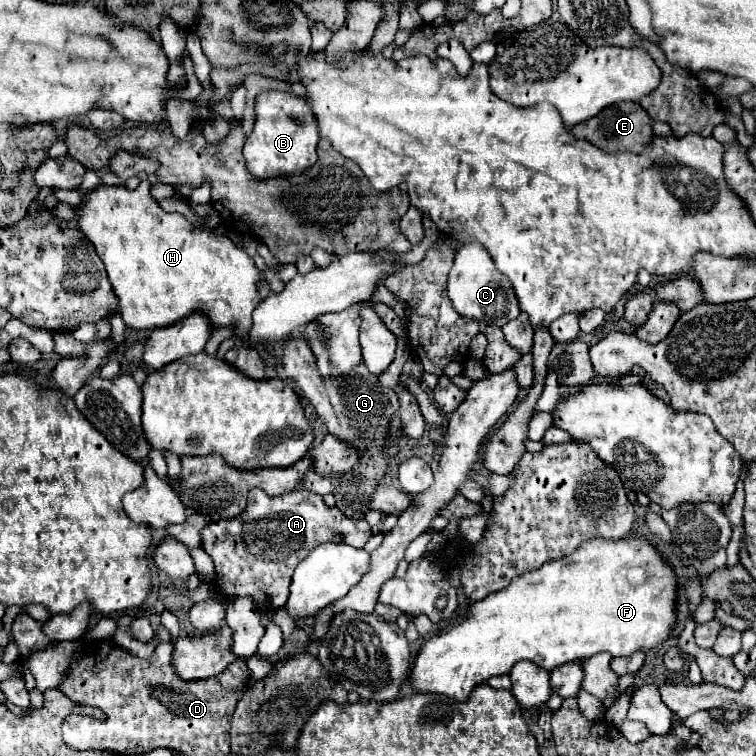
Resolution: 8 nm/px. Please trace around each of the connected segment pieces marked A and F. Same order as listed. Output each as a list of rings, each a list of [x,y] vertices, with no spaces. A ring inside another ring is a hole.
[[[252,490],[248,494],[248,506],[238,518],[222,518],[218,522],[208,524],[202,530],[202,548],[212,556],[216,564],[216,580],[214,588],[226,596],[226,598],[236,598],[236,596],[252,596],[256,606],[260,610],[274,610],[284,606],[288,600],[288,586],[292,572],[296,564],[306,558],[306,552],[312,550],[314,546],[322,542],[344,542],[354,548],[364,548],[368,538],[372,536],[370,524],[366,518],[346,518],[340,510],[326,508],[322,502],[322,496],[308,492],[308,490],[296,490],[290,494],[282,494],[278,498],[270,498],[262,490]]]
[[[590,540],[584,542],[574,554],[560,560],[550,560],[538,570],[514,578],[508,588],[488,594],[486,600],[470,604],[464,618],[460,618],[462,622],[444,626],[422,644],[410,670],[410,686],[418,694],[446,694],[458,702],[464,702],[474,686],[488,682],[488,678],[496,674],[508,674],[520,660],[530,660],[546,670],[552,670],[564,662],[590,658],[598,652],[630,656],[642,648],[656,648],[674,628],[674,602],[676,576],[648,540]]]

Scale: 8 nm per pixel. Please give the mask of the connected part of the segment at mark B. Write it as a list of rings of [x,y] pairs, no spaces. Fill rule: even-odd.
[[[266,90],[260,92],[254,100],[254,114],[256,114],[256,122],[252,134],[244,144],[244,158],[248,170],[256,178],[302,174],[318,160],[316,156],[316,144],[320,140],[318,124],[314,122],[310,104],[304,98],[278,90]]]

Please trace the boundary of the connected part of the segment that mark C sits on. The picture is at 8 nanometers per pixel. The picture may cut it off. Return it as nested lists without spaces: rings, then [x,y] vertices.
[[[462,244],[454,258],[454,266],[448,274],[448,298],[454,304],[454,310],[464,318],[476,318],[478,322],[502,328],[506,322],[518,318],[520,308],[510,288],[510,282],[500,274],[490,260],[490,254],[482,244]]]

